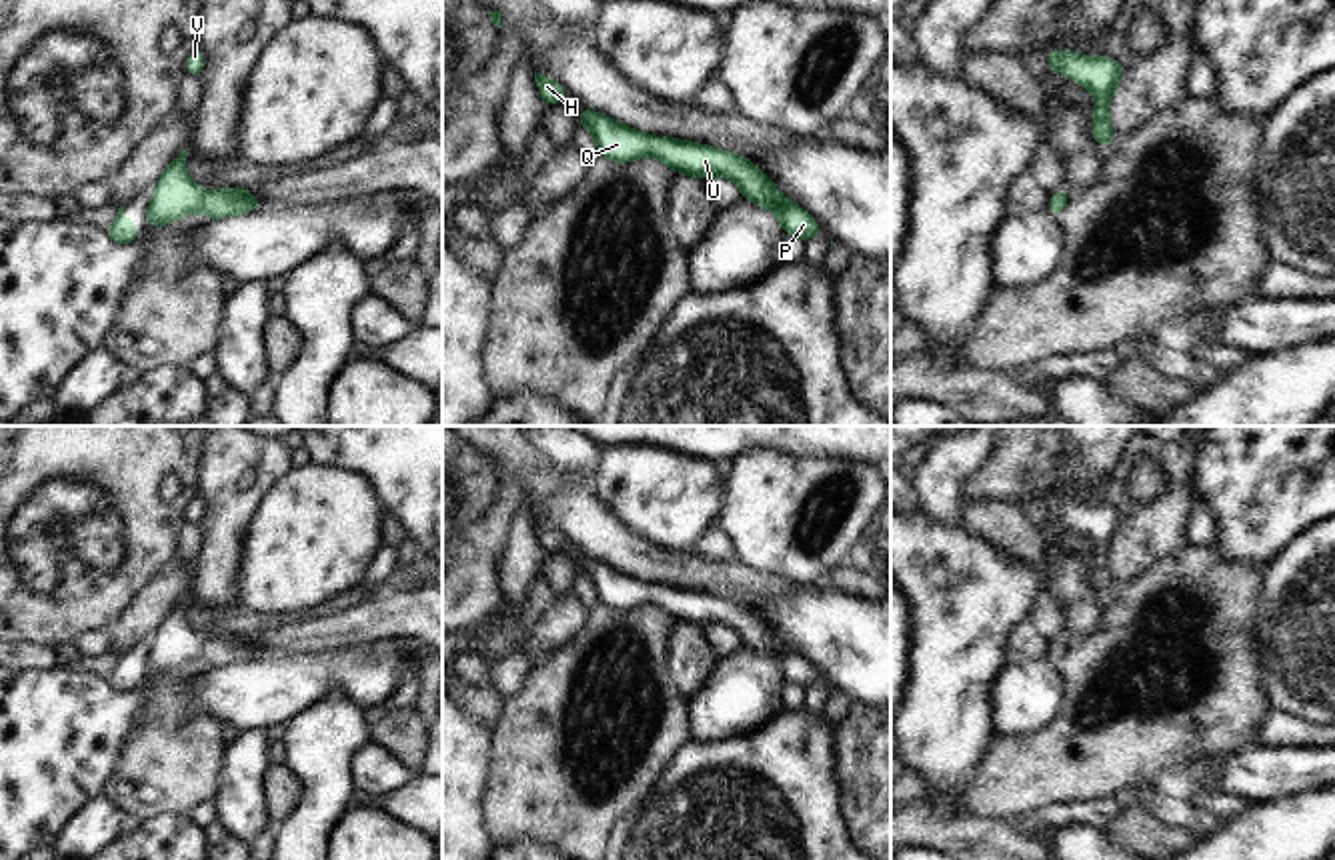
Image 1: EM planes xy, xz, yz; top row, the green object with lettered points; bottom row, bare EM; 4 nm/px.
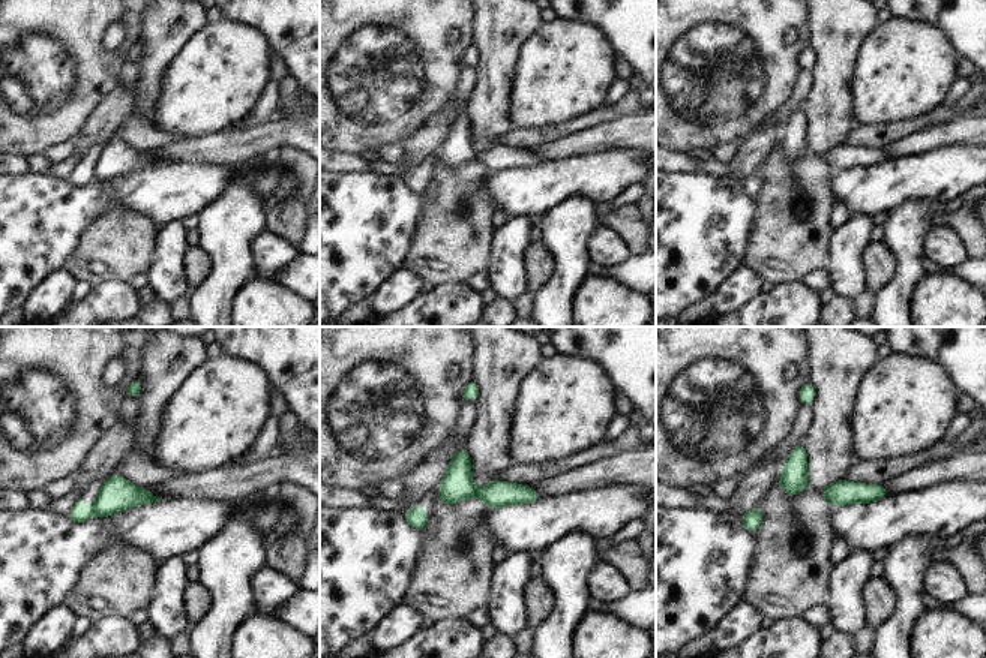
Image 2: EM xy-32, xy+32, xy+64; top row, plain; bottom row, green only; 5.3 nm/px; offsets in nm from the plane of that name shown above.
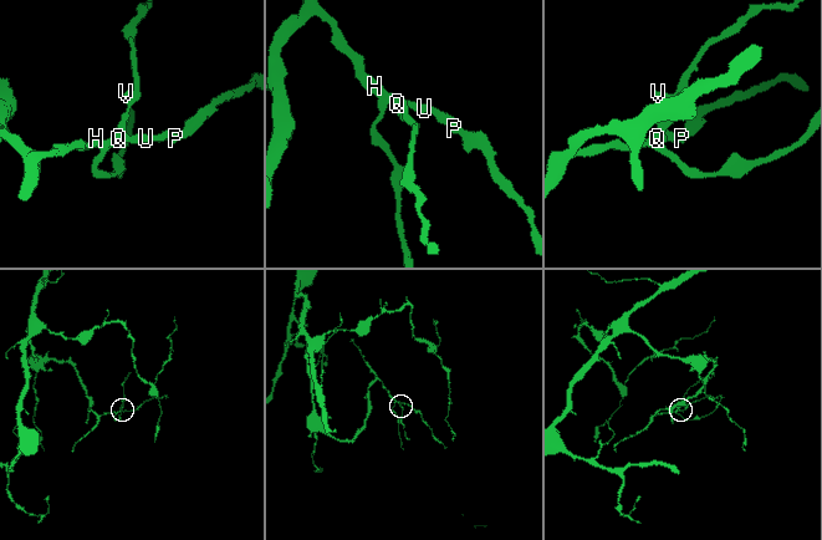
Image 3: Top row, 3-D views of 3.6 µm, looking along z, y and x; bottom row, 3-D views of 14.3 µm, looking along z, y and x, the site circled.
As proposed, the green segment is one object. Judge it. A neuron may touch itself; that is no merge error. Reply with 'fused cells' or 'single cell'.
single cell

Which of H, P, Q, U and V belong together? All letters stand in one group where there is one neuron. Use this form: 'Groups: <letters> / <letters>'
Groups: H P Q U V

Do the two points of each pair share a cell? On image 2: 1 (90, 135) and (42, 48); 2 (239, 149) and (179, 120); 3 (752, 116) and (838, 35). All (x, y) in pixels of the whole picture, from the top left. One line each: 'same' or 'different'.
1: different
2: different
3: different

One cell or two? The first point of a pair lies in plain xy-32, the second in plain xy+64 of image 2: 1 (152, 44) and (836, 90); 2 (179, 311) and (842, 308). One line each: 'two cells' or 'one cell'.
1: one cell
2: two cells

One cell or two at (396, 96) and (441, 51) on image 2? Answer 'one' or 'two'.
one

